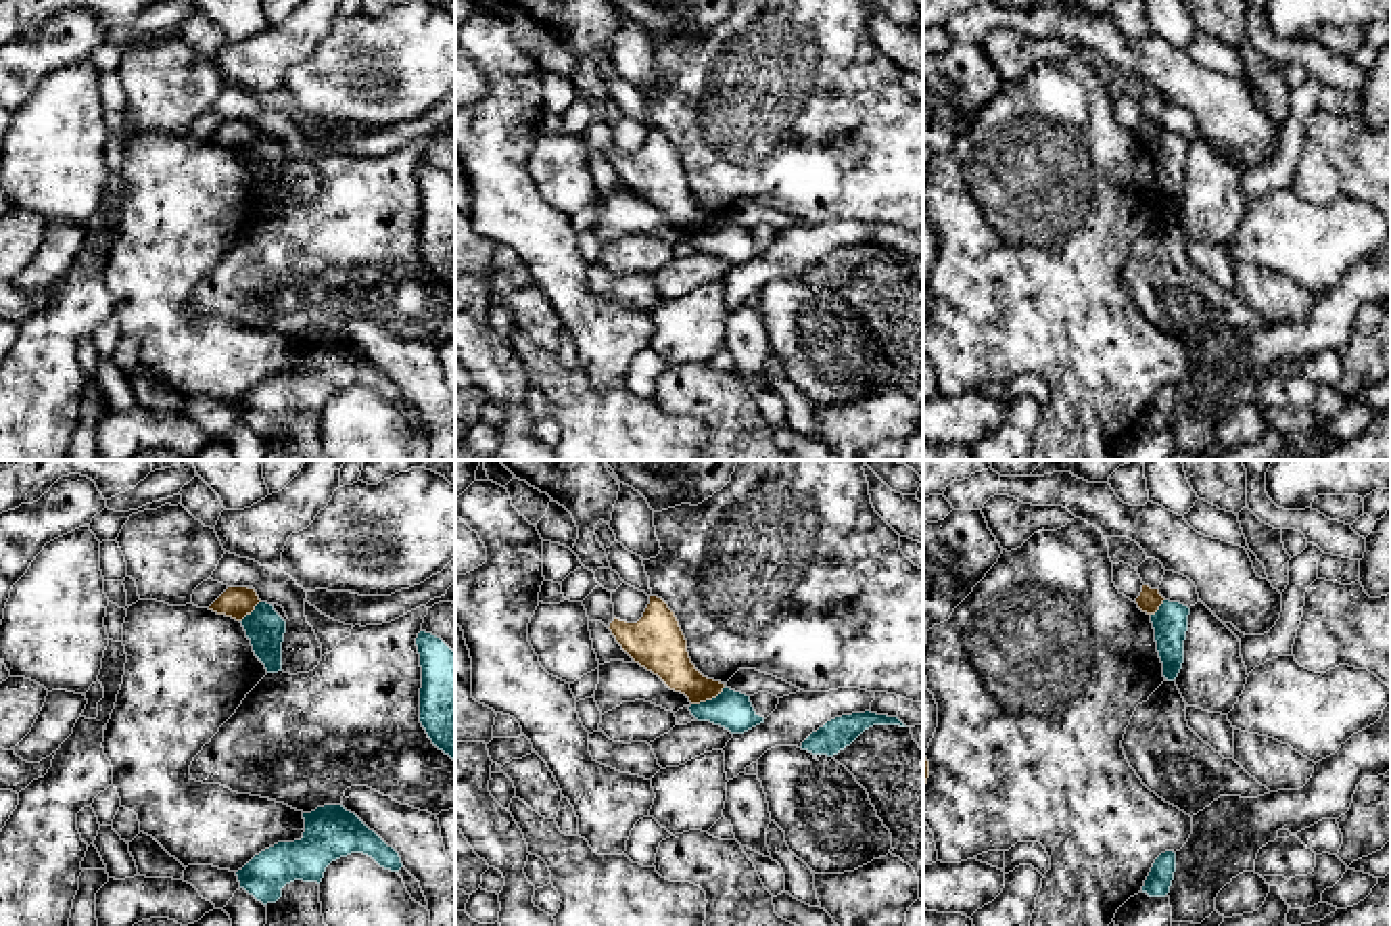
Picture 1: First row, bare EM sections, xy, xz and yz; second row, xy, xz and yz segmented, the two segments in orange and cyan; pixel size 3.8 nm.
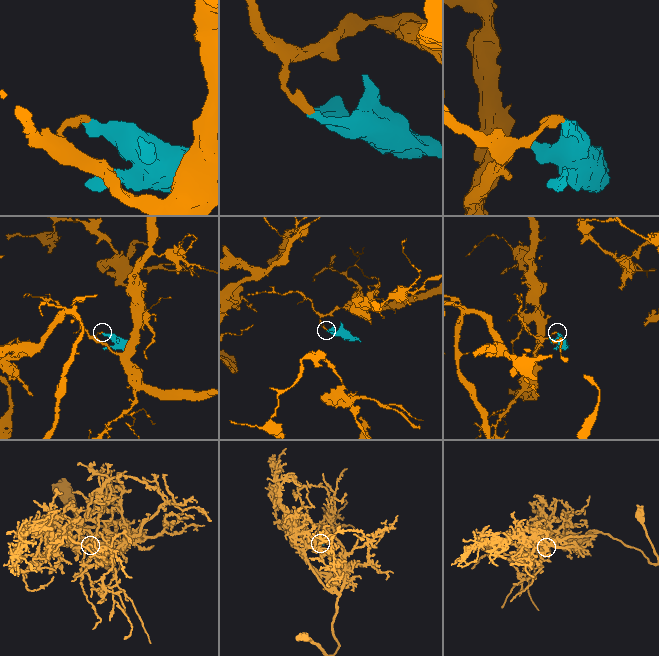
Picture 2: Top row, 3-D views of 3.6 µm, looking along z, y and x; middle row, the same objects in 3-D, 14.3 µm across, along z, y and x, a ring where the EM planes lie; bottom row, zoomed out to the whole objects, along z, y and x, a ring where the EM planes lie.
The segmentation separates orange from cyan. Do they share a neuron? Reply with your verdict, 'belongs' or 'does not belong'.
does not belong

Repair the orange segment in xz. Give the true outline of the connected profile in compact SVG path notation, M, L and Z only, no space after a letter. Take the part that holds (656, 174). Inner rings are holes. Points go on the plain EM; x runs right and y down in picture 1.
M650 128L637 155L614 148L608 161L635 194L658 207L670 222L685 226L691 236L723 224L725 215L704 209L691 194L679 153L662 130Z

